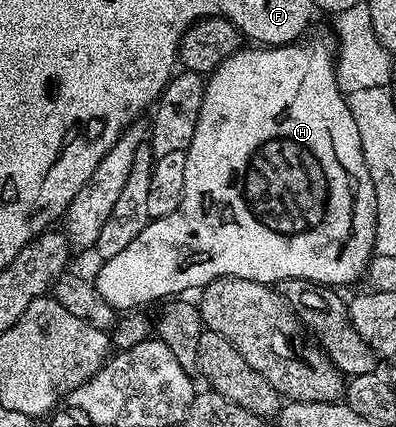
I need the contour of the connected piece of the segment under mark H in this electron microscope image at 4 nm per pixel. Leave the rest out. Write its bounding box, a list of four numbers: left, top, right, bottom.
[95,39,377,311]

